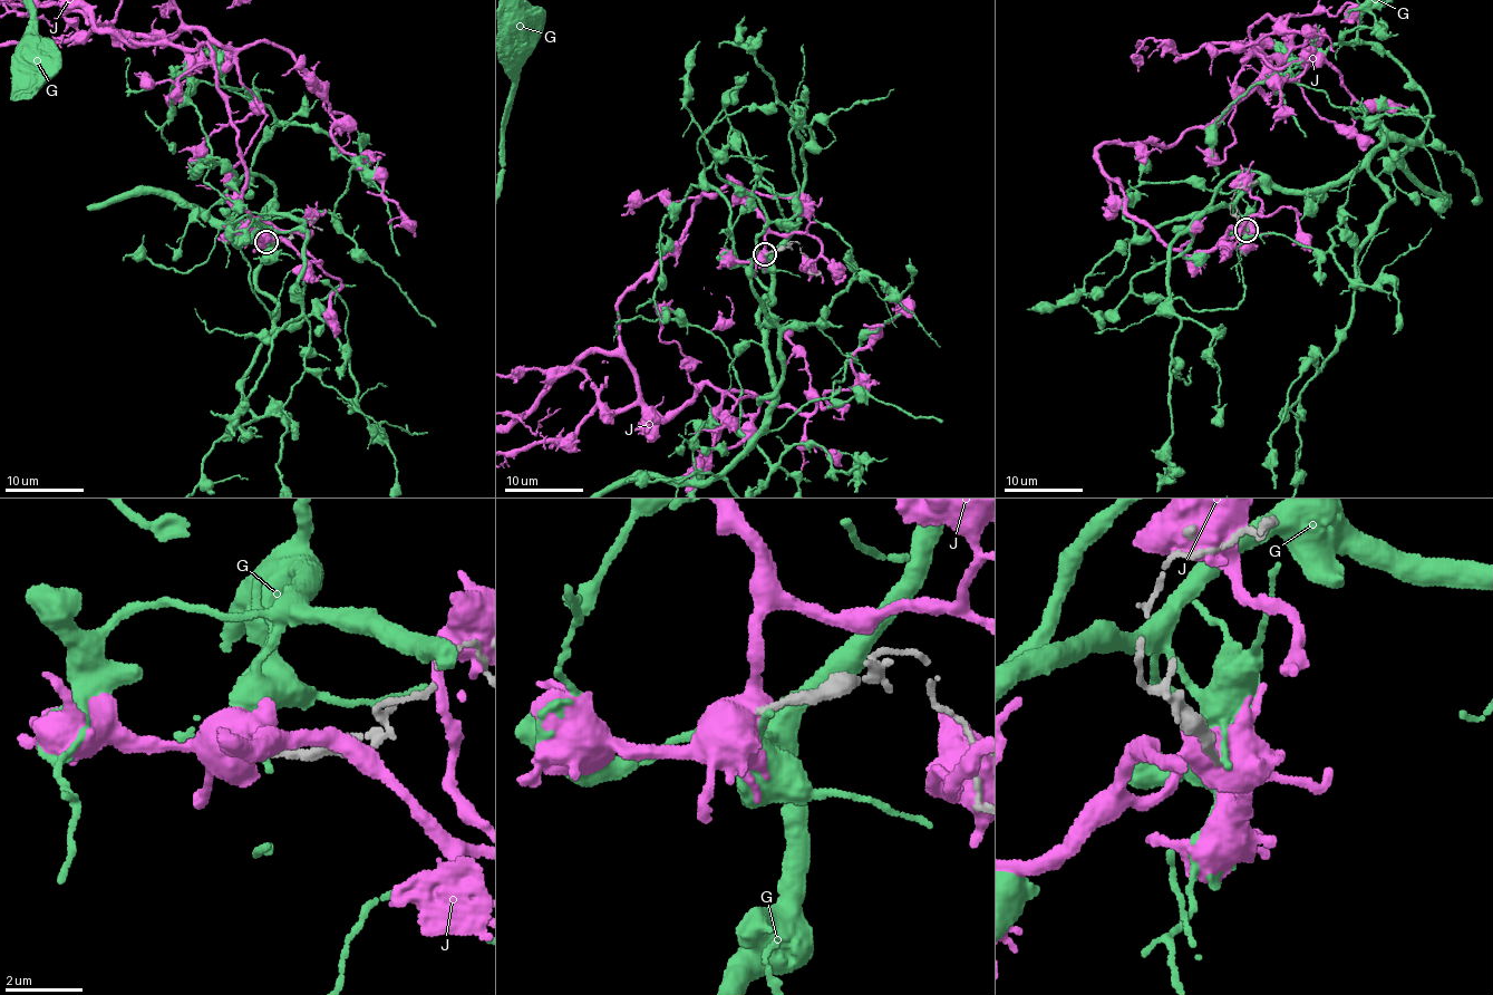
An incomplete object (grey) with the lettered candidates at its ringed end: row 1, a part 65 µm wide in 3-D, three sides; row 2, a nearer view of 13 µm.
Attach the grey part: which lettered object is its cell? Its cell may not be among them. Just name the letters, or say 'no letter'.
no letter

